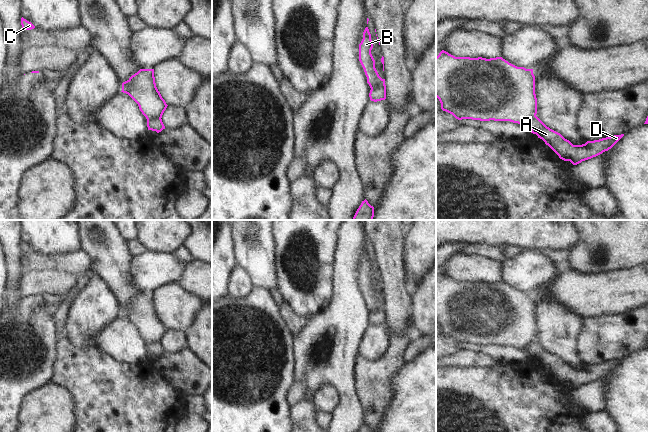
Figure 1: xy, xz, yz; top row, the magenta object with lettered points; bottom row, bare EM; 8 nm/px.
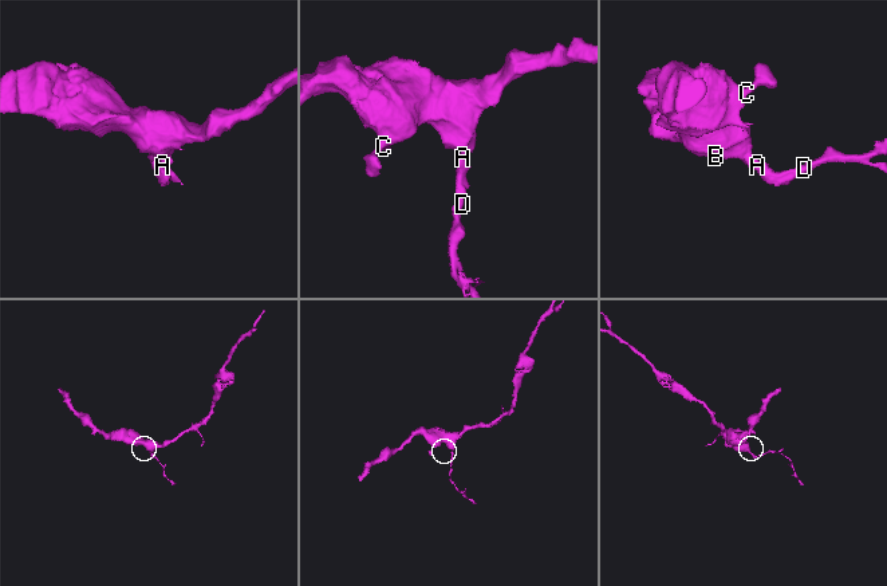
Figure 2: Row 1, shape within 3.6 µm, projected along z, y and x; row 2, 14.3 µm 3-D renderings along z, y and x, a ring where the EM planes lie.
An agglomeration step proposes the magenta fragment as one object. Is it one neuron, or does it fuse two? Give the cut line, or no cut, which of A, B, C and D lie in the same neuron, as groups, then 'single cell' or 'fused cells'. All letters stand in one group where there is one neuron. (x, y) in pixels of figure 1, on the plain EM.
cut xy (160, 342), (147, 344); groups A D / B C; fused cells

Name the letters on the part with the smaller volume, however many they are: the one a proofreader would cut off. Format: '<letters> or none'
A, D

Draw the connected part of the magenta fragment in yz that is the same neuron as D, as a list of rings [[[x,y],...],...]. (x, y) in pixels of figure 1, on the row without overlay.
[[[536,339],[531,341],[528,349],[531,357],[542,363],[560,383],[570,385],[573,389],[608,375],[624,360],[624,358],[614,359],[599,364],[587,365],[582,369],[573,369],[560,357],[547,351]]]

